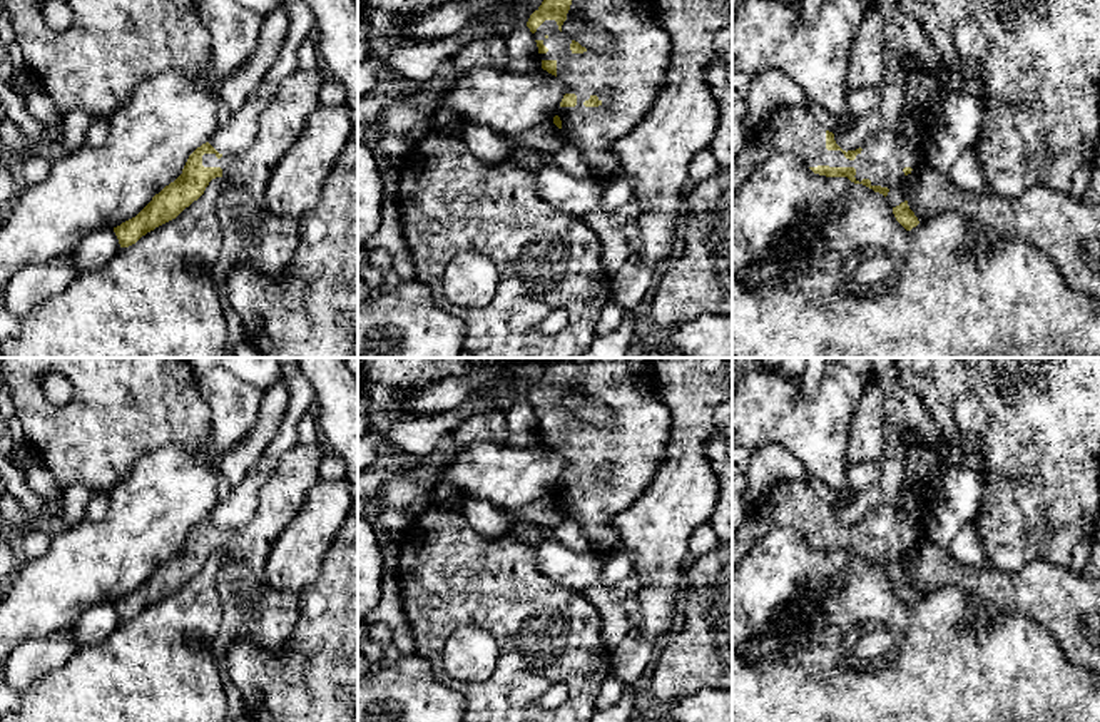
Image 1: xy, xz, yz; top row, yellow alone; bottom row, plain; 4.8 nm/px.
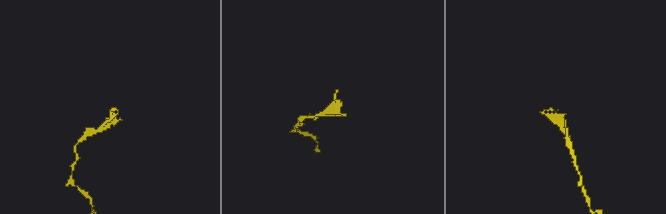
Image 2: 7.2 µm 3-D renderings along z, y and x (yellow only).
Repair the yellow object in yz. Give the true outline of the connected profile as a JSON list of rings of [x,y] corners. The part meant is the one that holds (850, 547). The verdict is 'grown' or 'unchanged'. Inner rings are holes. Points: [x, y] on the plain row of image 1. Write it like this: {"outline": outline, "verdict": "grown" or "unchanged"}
{"outline": [[[784,481],[754,505],[747,505],[744,521],[732,531],[732,568],[772,528],[792,526],[814,548],[848,552],[883,568],[896,595],[911,605],[919,595],[908,580],[904,553],[919,540],[924,516],[934,500],[928,485],[914,485],[899,496],[899,508],[881,503],[859,523],[846,526],[809,485]]], "verdict": "grown"}

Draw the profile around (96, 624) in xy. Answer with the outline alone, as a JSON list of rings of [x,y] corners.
[[[112,602],[89,608],[74,623],[74,638],[80,647],[104,640],[120,623]]]

